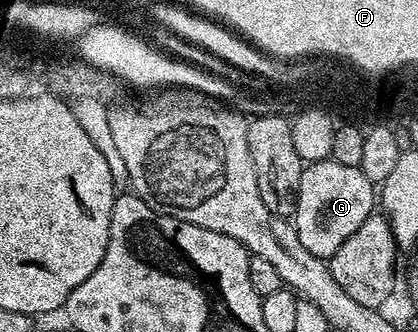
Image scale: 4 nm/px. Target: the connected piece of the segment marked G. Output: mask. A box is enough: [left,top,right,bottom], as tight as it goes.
[291,159,375,261]

